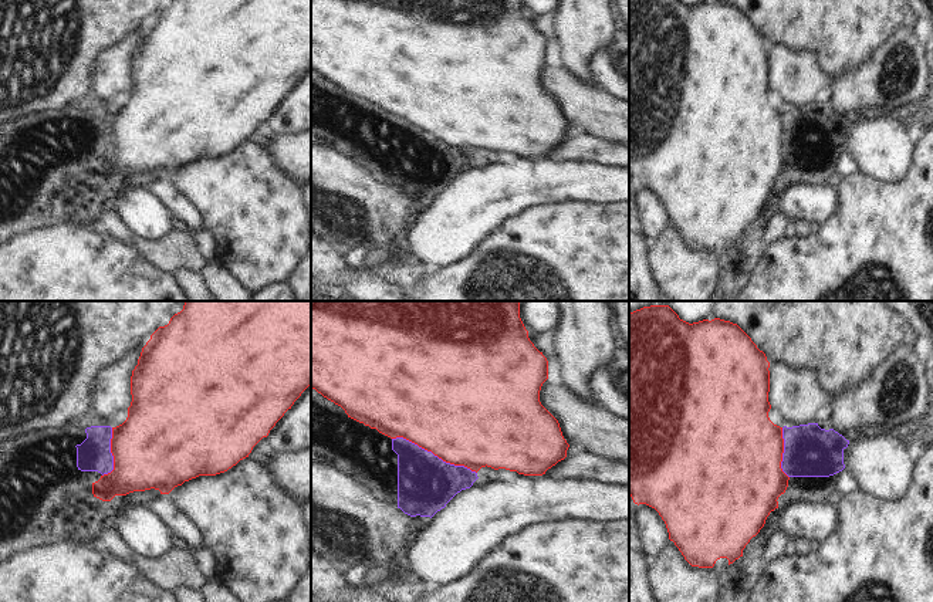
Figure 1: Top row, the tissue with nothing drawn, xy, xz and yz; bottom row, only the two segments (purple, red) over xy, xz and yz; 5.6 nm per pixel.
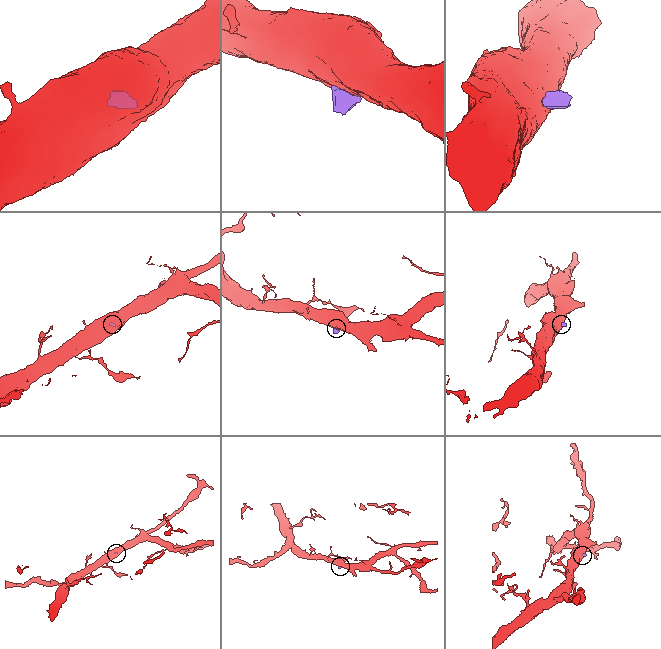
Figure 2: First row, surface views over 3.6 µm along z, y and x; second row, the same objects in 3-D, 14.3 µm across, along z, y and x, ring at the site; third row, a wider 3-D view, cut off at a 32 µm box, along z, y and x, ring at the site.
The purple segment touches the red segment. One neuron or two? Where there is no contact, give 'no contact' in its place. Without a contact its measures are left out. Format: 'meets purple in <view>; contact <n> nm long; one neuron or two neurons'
meets purple in xz; contact 500 nm long; one neuron

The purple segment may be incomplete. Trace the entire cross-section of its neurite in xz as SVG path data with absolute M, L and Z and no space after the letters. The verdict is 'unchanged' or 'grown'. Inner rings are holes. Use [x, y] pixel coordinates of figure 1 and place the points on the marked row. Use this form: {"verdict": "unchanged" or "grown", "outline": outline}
{"verdict": "grown", "outline": "M311 301L311 388L341 406L348 417L392 439L398 454L398 508L410 517L433 517L462 490L470 488L481 467L542 476L567 457L569 444L558 420L541 405L540 390L548 379L548 361L528 338L520 318L520 301Z"}

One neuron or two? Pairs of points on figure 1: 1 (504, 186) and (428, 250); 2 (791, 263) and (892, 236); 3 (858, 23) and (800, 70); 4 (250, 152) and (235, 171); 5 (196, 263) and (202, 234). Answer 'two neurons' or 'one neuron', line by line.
1: one neuron
2: one neuron
3: two neurons
4: one neuron
5: two neurons

